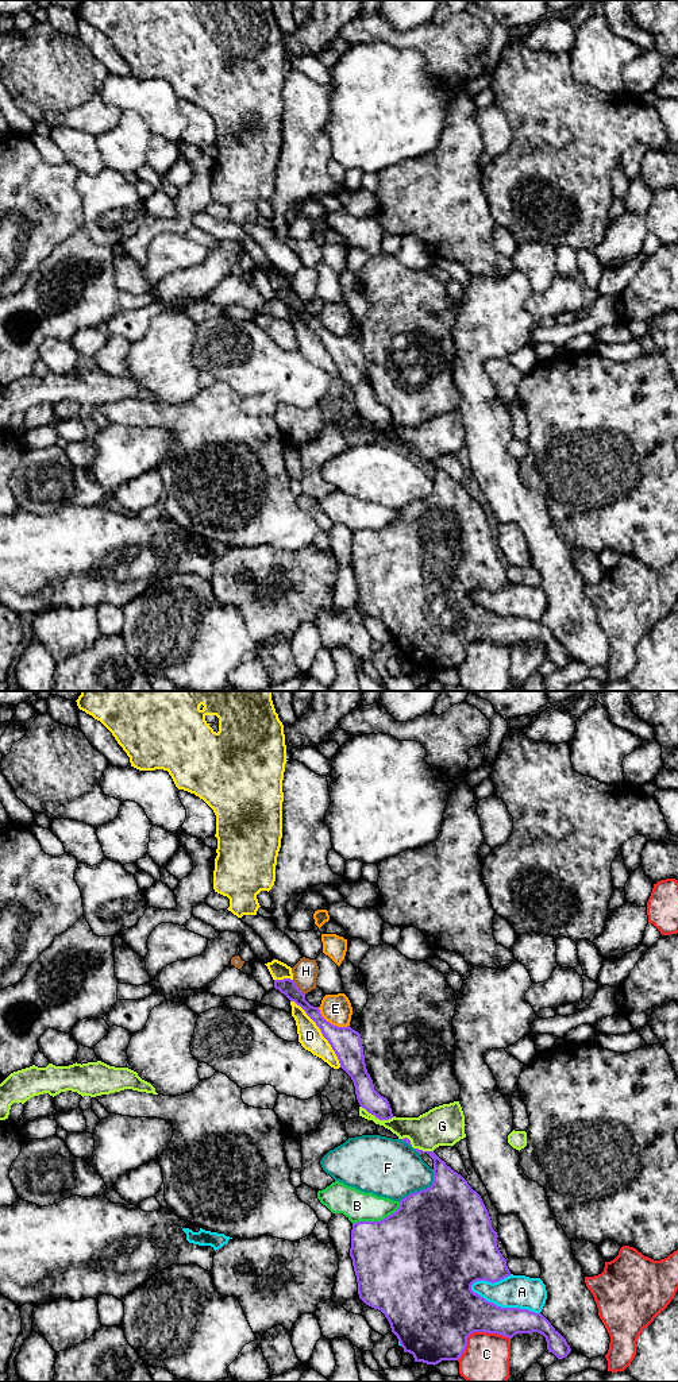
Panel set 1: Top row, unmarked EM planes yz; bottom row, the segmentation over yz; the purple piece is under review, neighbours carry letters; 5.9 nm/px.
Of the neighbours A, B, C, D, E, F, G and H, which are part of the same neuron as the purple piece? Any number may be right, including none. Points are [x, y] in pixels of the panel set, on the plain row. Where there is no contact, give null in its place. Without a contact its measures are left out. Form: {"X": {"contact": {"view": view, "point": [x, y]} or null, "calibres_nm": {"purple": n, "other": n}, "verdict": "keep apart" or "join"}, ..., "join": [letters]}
{"A": {"contact": {"view": "yz", "point": [504, 617]}, "calibres_nm": {"purple": 280, "other": 190}, "verdict": "keep apart"}, "B": {"contact": {"view": "yz", "point": [377, 531]}, "calibres_nm": {"purple": 500, "other": 180}, "verdict": "keep apart"}, "C": {"contact": {"view": "yz", "point": [477, 640]}, "calibres_nm": {"purple": 440, "other": 280}, "verdict": "keep apart"}, "D": {"contact": {"view": "yz", "point": [322, 342]}, "calibres_nm": {"purple": 180, "other": 140}, "verdict": "keep apart"}, "E": {"contact": {"view": "yz", "point": [330, 332]}, "calibres_nm": {"purple": 180, "other": 180}, "verdict": "keep apart"}, "F": {"contact": {"view": "yz", "point": [422, 500]}, "calibres_nm": {"purple": 500, "other": 360}, "verdict": "keep apart"}, "G": {"contact": {"view": "yz", "point": [378, 427]}, "calibres_nm": {"purple": 130, "other": 160}, "verdict": "keep apart"}, "H": {"contact": {"view": "yz", "point": [297, 296]}, "calibres_nm": {"purple": 100, "other": 150}, "verdict": "keep apart"}, "join": []}

